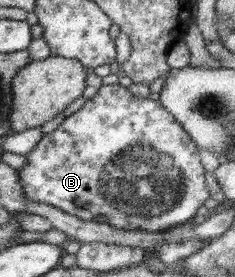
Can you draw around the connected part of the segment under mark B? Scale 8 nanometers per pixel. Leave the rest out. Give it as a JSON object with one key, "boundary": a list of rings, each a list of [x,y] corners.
{"boundary":[[[101,85],[96,95],[50,133],[27,156],[27,165],[17,170],[23,192],[35,200],[74,215],[83,221],[109,224],[117,229],[161,232],[190,223],[197,210],[211,197],[198,147],[183,126],[159,101],[139,98],[125,87]]]}

